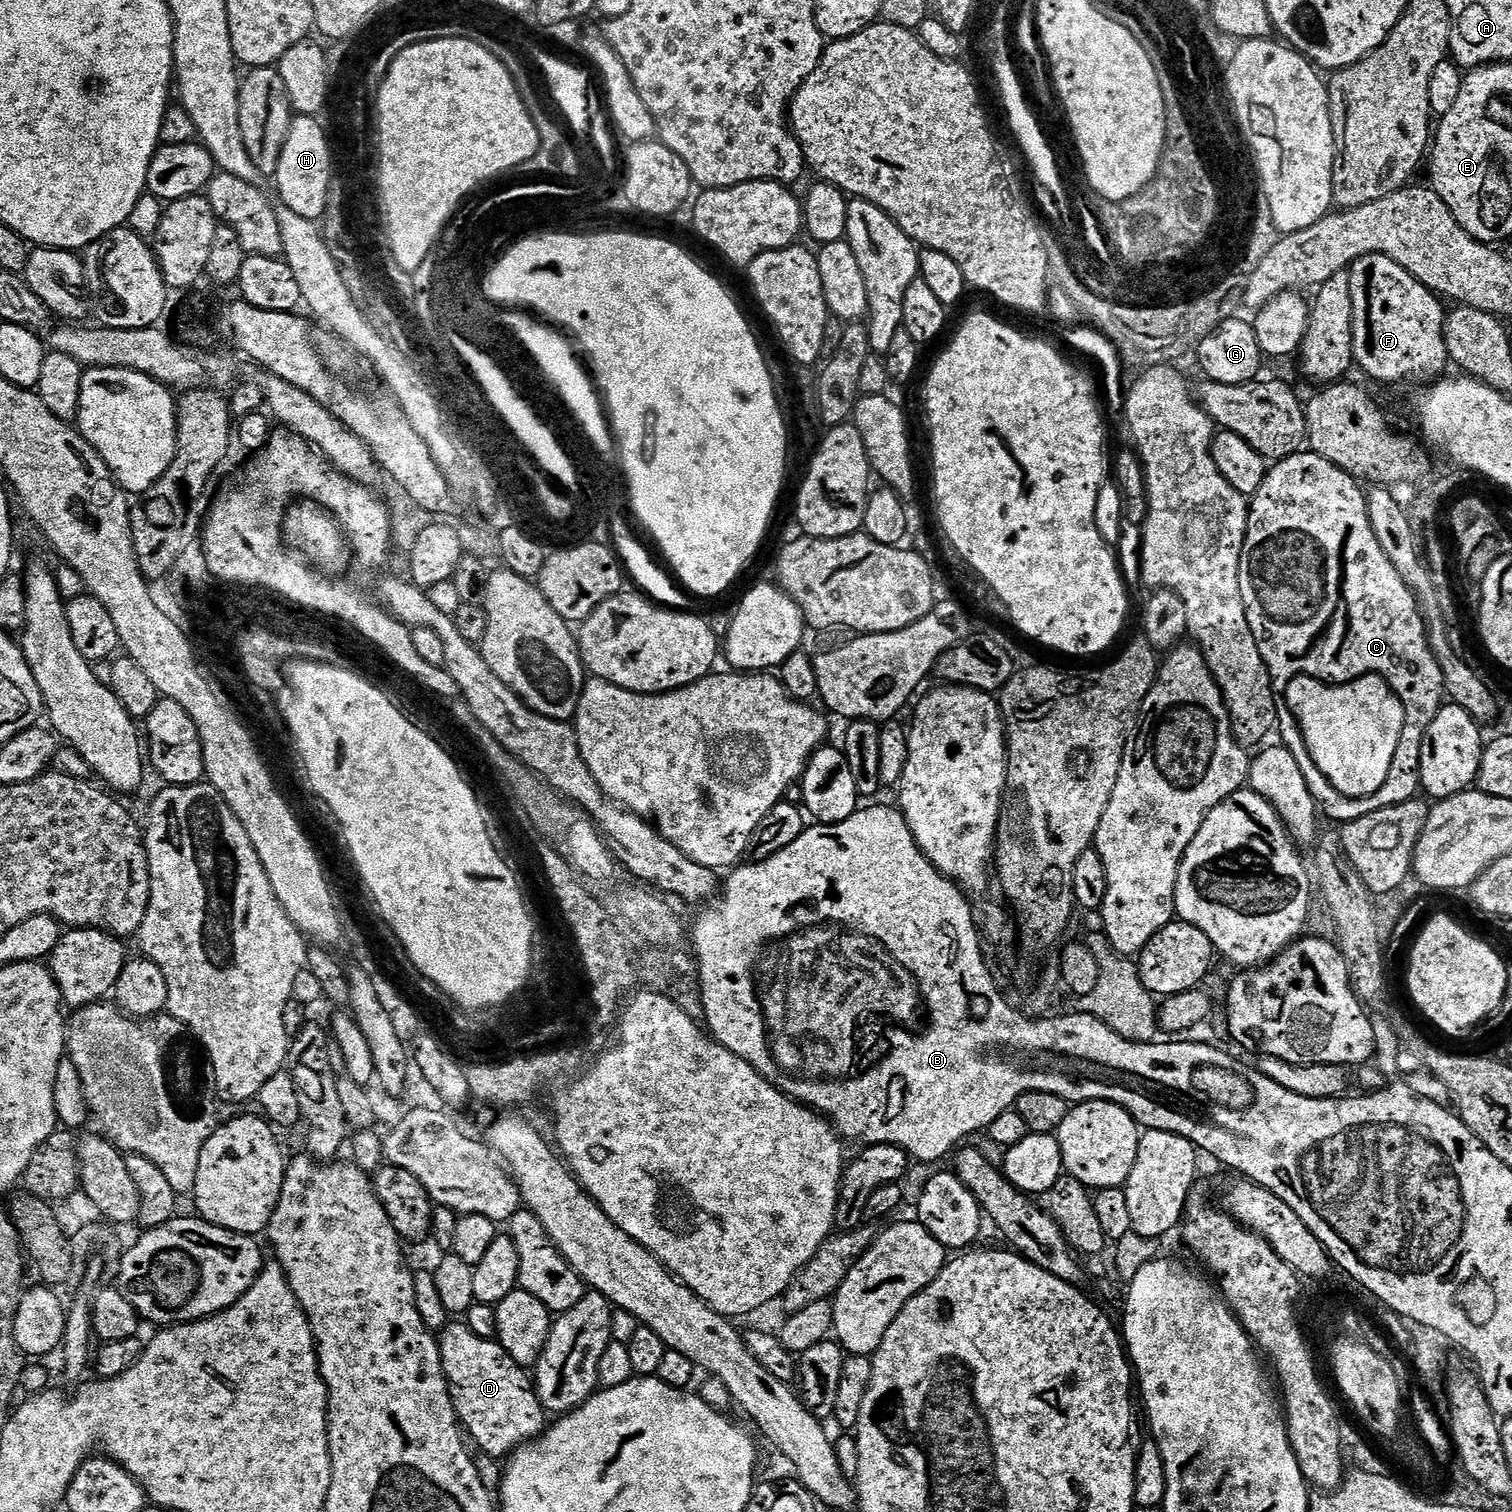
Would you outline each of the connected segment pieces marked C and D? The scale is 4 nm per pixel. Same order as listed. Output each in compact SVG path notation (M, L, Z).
M1301 450L1293 453L1292 456L1284 460L1275 461L1269 467L1266 478L1262 486L1250 498L1250 511L1248 513L1248 536L1244 539L1244 556L1239 566L1239 588L1243 594L1244 608L1247 611L1247 620L1250 622L1251 632L1255 636L1259 652L1264 656L1264 663L1268 666L1268 673L1272 675L1273 681L1277 685L1285 686L1290 683L1296 676L1312 676L1315 679L1325 681L1332 685L1348 684L1360 676L1380 673L1387 681L1389 686L1396 693L1396 697L1401 700L1405 708L1405 728L1402 730L1401 740L1398 742L1397 752L1393 758L1393 765L1390 766L1389 777L1386 782L1382 783L1382 788L1372 796L1358 797L1356 799L1342 798L1339 793L1332 788L1332 784L1327 780L1322 771L1313 766L1304 766L1301 770L1302 776L1306 780L1306 786L1309 787L1310 794L1316 801L1319 811L1325 816L1328 815L1332 820L1347 822L1357 820L1374 810L1382 810L1390 806L1404 804L1407 800L1413 799L1421 791L1420 787L1420 751L1426 739L1426 733L1430 722L1440 713L1442 705L1445 703L1446 695L1444 688L1444 674L1429 648L1429 642L1426 635L1426 625L1420 607L1409 586L1404 582L1402 575L1389 562L1379 540L1373 532L1371 519L1368 516L1368 501L1365 489L1358 483L1358 480L1346 470L1340 469L1332 461L1320 457L1314 451Z
M452 1322L439 1333L438 1343L459 1423L486 1455L511 1457L517 1448L544 1435L546 1409L540 1403L533 1381L499 1342L479 1336L464 1324Z

